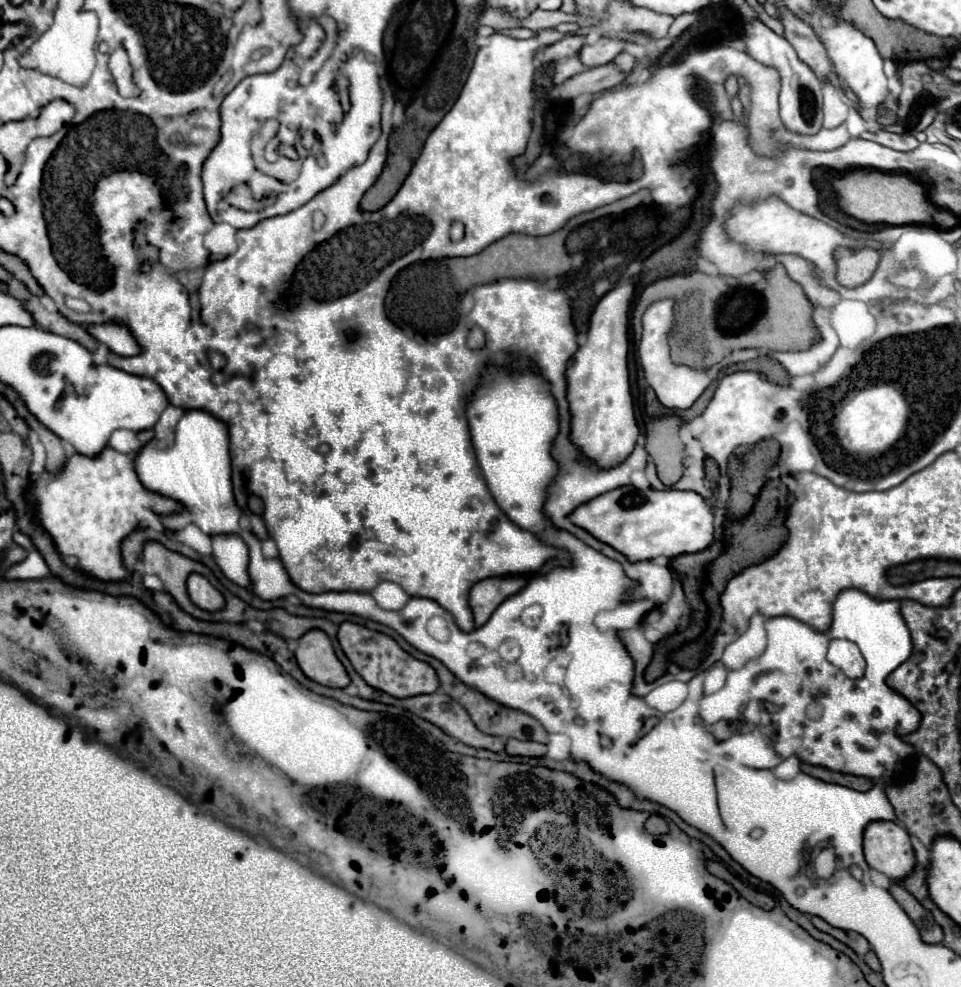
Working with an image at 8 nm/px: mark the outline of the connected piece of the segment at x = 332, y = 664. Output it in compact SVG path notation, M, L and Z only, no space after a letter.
M322 630L306 632L298 640L294 654L298 666L310 680L330 688L346 688L350 684L350 678L342 662L336 658L332 642L326 636L326 632Z

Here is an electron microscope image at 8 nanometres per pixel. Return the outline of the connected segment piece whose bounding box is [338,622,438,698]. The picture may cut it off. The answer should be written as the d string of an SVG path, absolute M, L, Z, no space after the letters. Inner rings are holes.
M342 622L338 630L338 642L352 662L354 670L370 684L372 688L378 688L394 698L408 698L418 694L432 694L438 690L438 676L432 666L426 662L420 662L406 654L390 636L368 630L366 626L354 624L354 622ZM402 664L402 666L396 666Z

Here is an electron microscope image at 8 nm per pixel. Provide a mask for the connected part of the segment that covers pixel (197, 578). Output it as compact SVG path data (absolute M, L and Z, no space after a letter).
M190 574L186 586L188 586L188 596L196 606L210 612L224 608L222 594L202 574Z

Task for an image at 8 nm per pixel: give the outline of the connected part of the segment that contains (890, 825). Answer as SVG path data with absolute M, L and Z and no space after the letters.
M874 820L864 830L866 862L892 880L902 880L914 868L914 850L908 832L890 820Z

